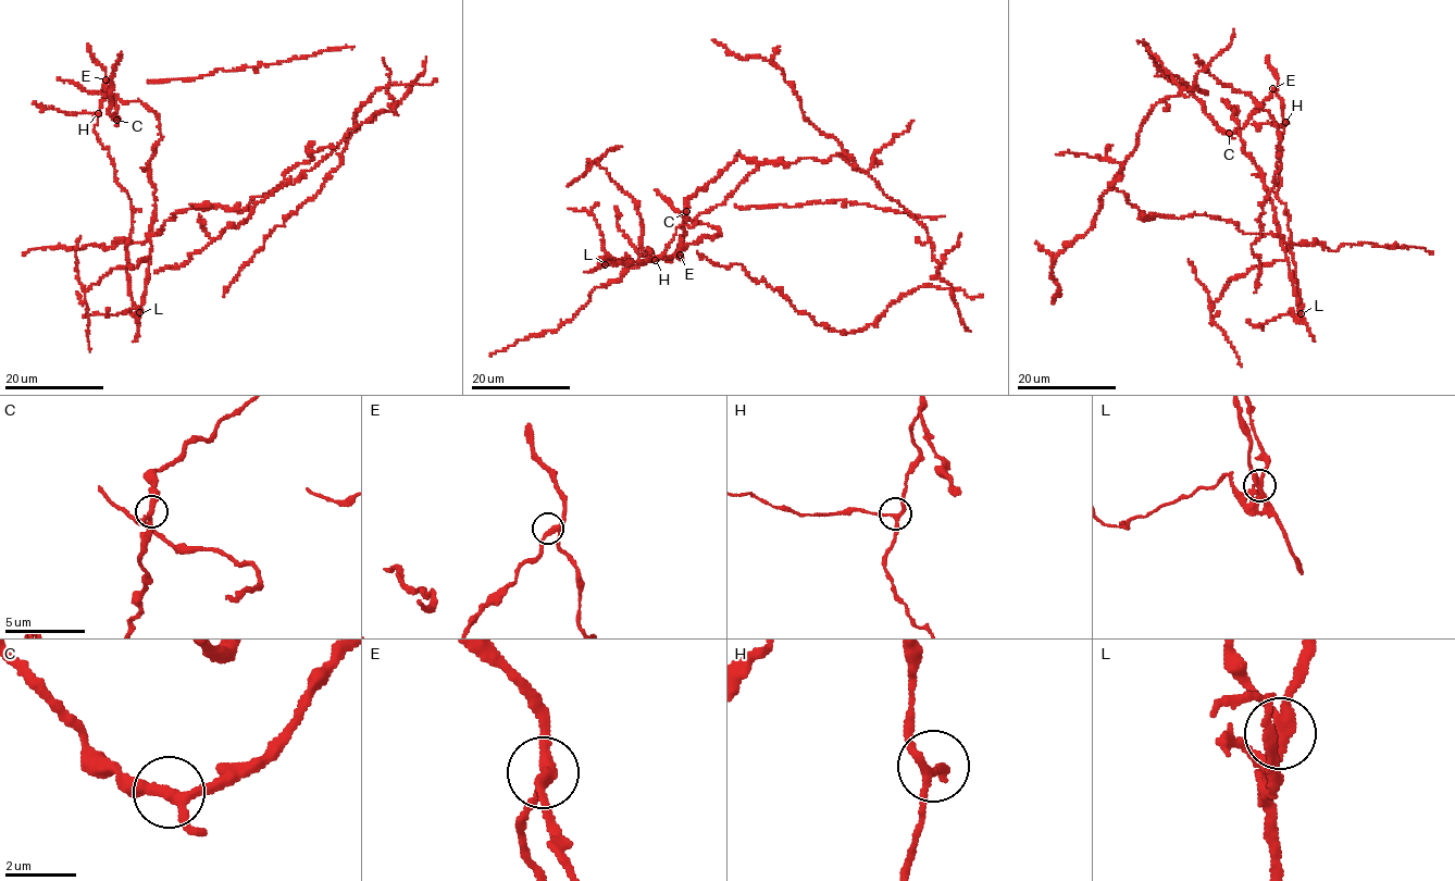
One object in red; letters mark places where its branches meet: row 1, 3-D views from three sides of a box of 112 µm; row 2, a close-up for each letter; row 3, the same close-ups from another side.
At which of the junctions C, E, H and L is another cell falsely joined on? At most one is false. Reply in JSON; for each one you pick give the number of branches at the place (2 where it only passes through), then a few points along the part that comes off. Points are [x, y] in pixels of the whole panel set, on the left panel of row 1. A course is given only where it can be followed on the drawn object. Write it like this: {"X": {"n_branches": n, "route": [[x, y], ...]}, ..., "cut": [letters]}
{"L": {"n_branches": 3, "route": [[139, 313], [152, 235], [175, 212], [241, 212], [407, 86], [377, 88], [358, 109], [342, 162], [223, 297]]}, "cut": ["L"]}

